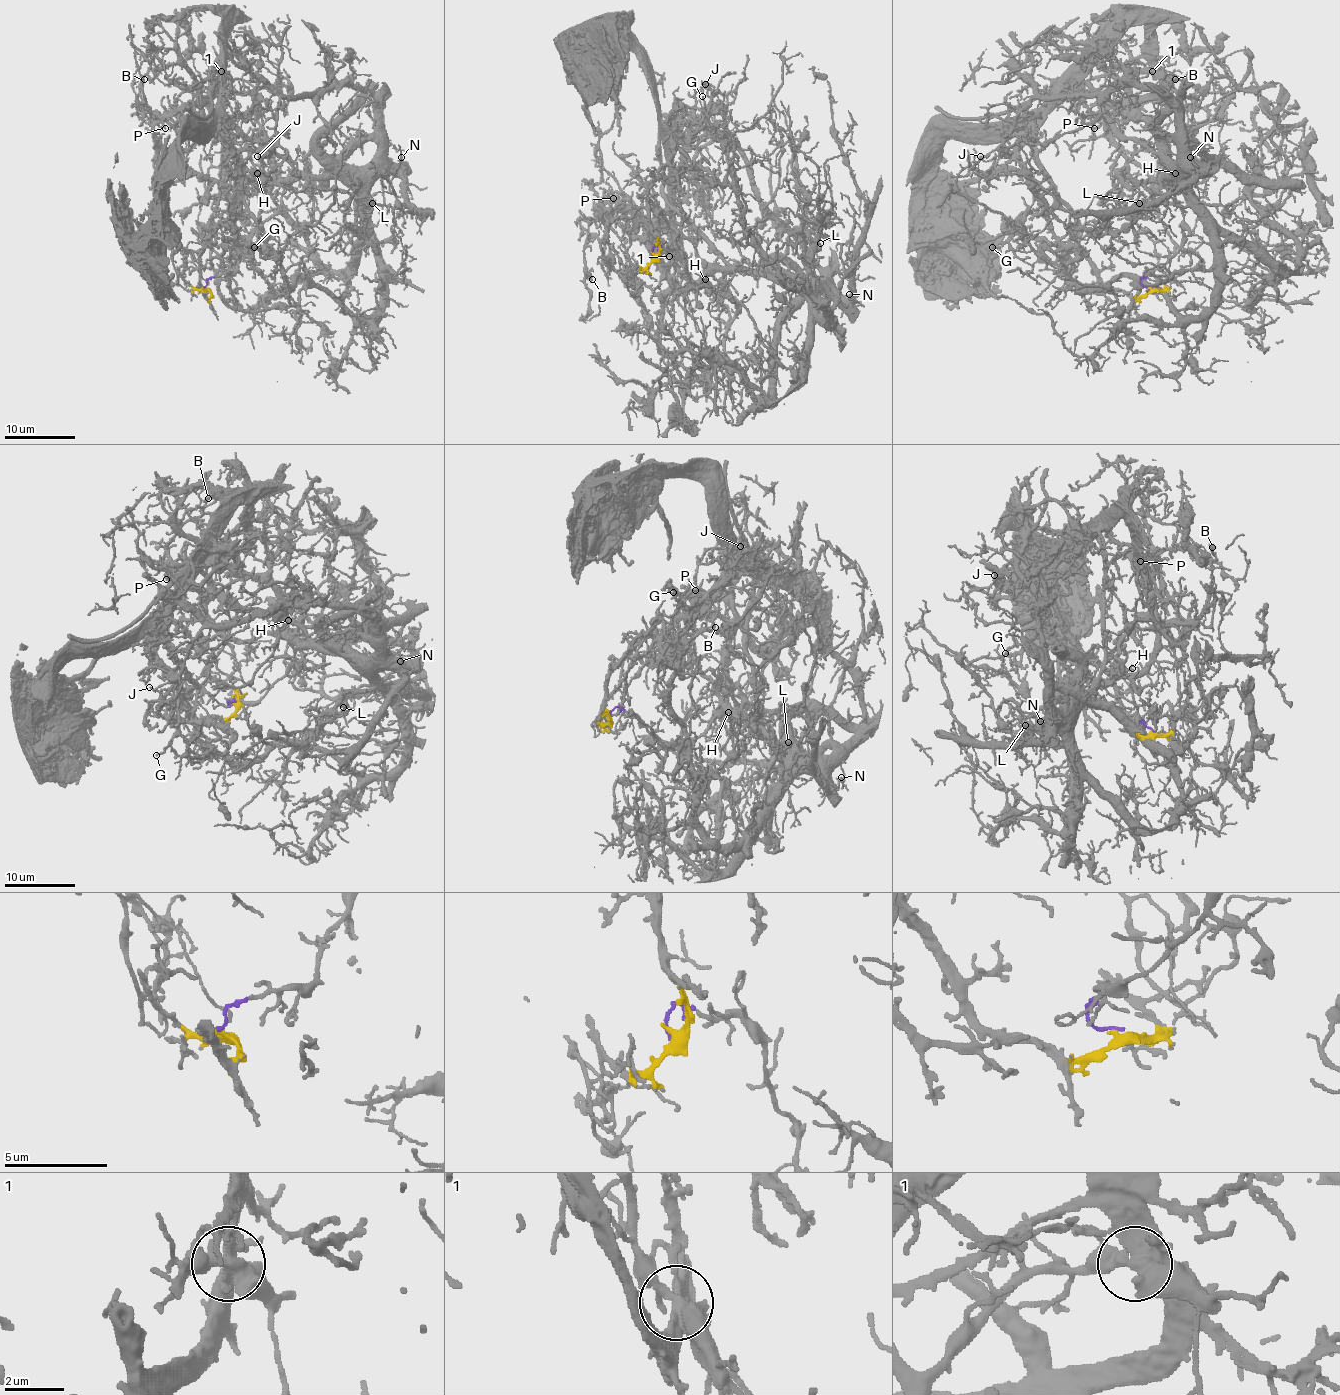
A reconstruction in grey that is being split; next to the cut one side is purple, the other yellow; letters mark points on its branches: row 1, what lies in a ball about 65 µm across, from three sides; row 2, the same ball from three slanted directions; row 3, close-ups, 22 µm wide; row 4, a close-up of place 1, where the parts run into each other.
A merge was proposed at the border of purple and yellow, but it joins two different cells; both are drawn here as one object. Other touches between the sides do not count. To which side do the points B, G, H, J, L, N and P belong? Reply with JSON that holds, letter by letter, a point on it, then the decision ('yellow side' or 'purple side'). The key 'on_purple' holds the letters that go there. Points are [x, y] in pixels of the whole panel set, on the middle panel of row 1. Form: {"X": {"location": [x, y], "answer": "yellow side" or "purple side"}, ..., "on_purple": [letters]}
{"B": {"location": [592, 279], "answer": "yellow side"}, "G": {"location": [702, 96], "answer": "yellow side"}, "H": {"location": [705, 279], "answer": "purple side"}, "J": {"location": [705, 84], "answer": "purple side"}, "L": {"location": [820, 243], "answer": "purple side"}, "N": {"location": [849, 294], "answer": "purple side"}, "P": {"location": [613, 198], "answer": "yellow side"}, "on_purple": ["H", "J", "L", "N"]}

